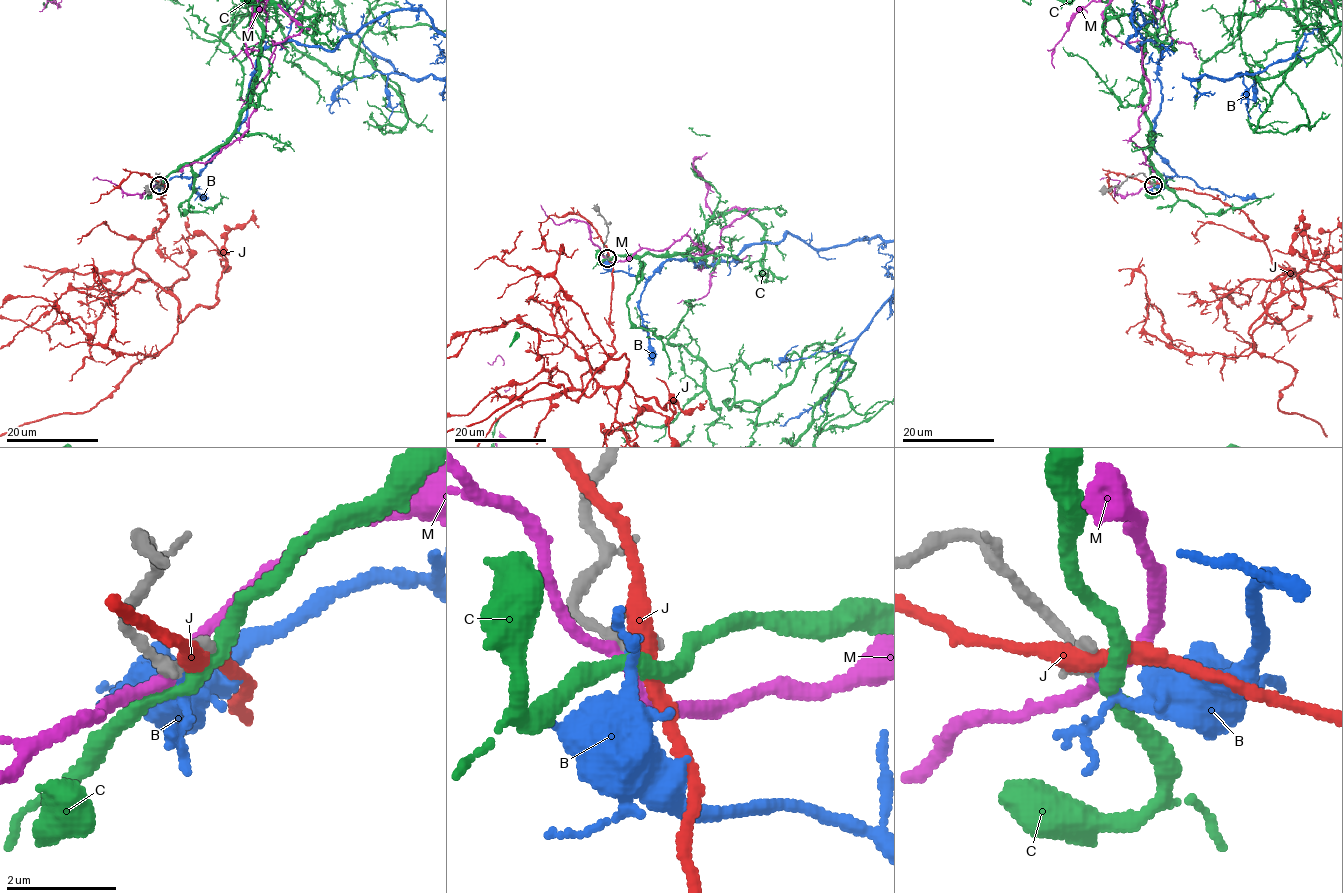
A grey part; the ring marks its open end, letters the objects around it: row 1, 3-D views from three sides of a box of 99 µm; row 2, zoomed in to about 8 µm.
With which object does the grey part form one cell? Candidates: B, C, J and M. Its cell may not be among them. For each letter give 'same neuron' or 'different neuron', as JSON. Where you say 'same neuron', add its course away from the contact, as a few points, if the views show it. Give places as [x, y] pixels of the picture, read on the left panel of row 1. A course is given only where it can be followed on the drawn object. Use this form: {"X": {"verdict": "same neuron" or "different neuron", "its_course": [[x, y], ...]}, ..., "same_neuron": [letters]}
{"B": {"verdict": "same neuron"}, "C": {"verdict": "different neuron"}, "J": {"verdict": "different neuron"}, "M": {"verdict": "different neuron"}, "same_neuron": ["B"]}

